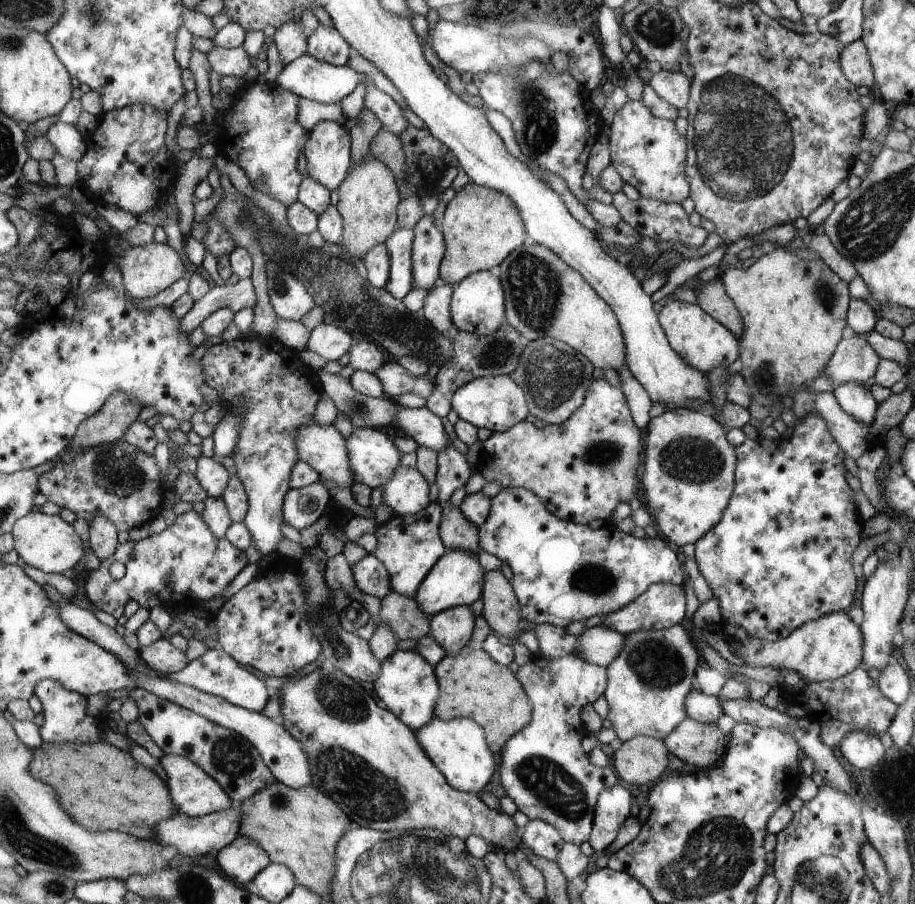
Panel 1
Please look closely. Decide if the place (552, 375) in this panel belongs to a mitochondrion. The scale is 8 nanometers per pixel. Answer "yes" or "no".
yes

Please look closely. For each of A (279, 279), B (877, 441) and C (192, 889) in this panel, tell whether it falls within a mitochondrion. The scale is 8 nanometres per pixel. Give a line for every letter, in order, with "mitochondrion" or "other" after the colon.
A: mitochondrion
B: other
C: mitochondrion

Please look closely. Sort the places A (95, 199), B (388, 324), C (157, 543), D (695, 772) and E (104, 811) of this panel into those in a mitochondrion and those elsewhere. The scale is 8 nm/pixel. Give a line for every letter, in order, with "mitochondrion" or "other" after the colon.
A: other
B: mitochondrion
C: other
D: other
E: other

